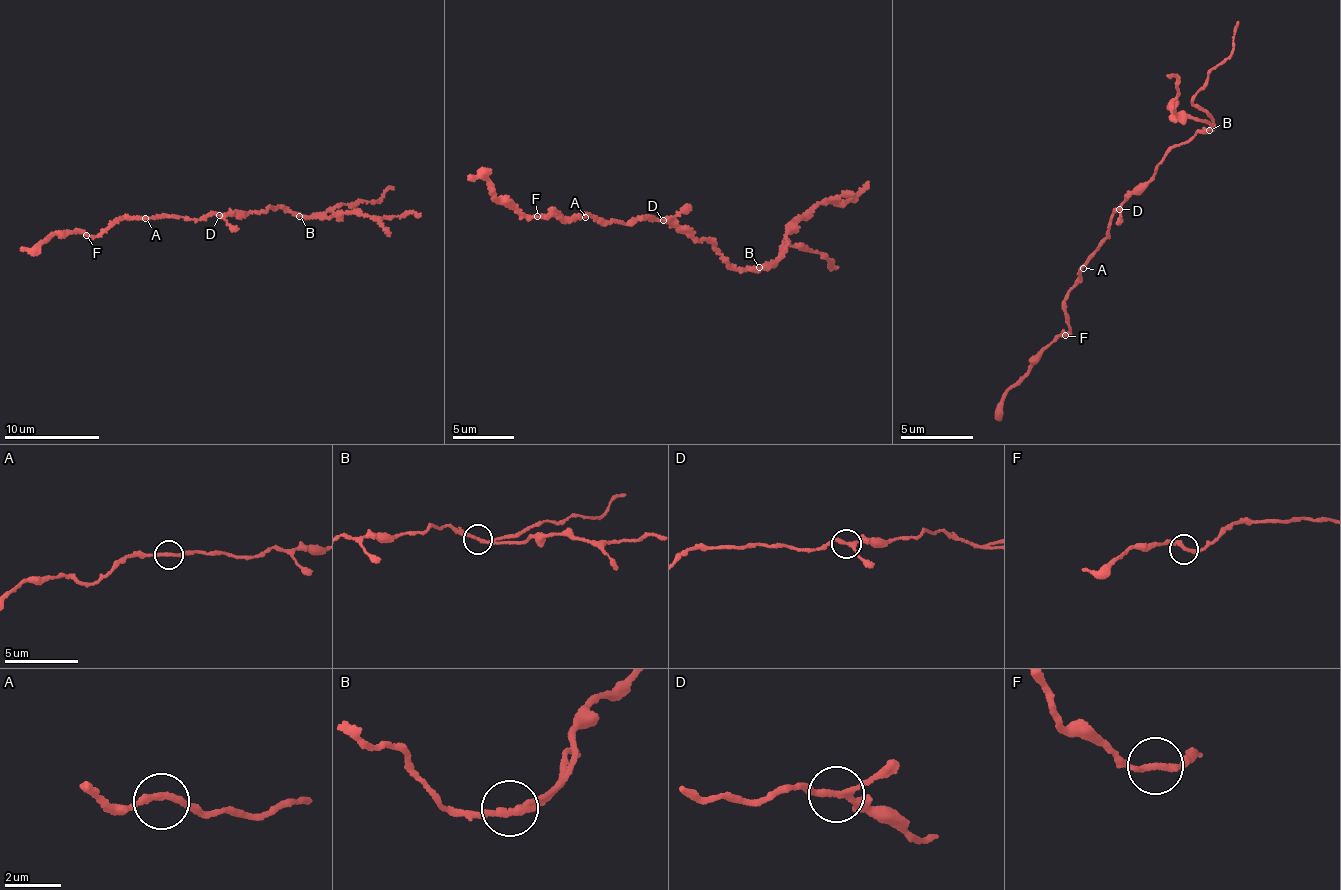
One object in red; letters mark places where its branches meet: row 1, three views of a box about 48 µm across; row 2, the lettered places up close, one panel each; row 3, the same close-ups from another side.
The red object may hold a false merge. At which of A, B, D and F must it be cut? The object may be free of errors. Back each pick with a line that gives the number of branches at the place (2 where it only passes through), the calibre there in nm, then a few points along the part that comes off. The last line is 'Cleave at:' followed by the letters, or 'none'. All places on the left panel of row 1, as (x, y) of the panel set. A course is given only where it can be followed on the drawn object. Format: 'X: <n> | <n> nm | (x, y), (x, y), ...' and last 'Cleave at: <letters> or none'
B: 2 | 200 nm | (300, 216), (320, 217), (346, 212), (390, 219), (413, 213), (420, 216)
Cleave at: B

